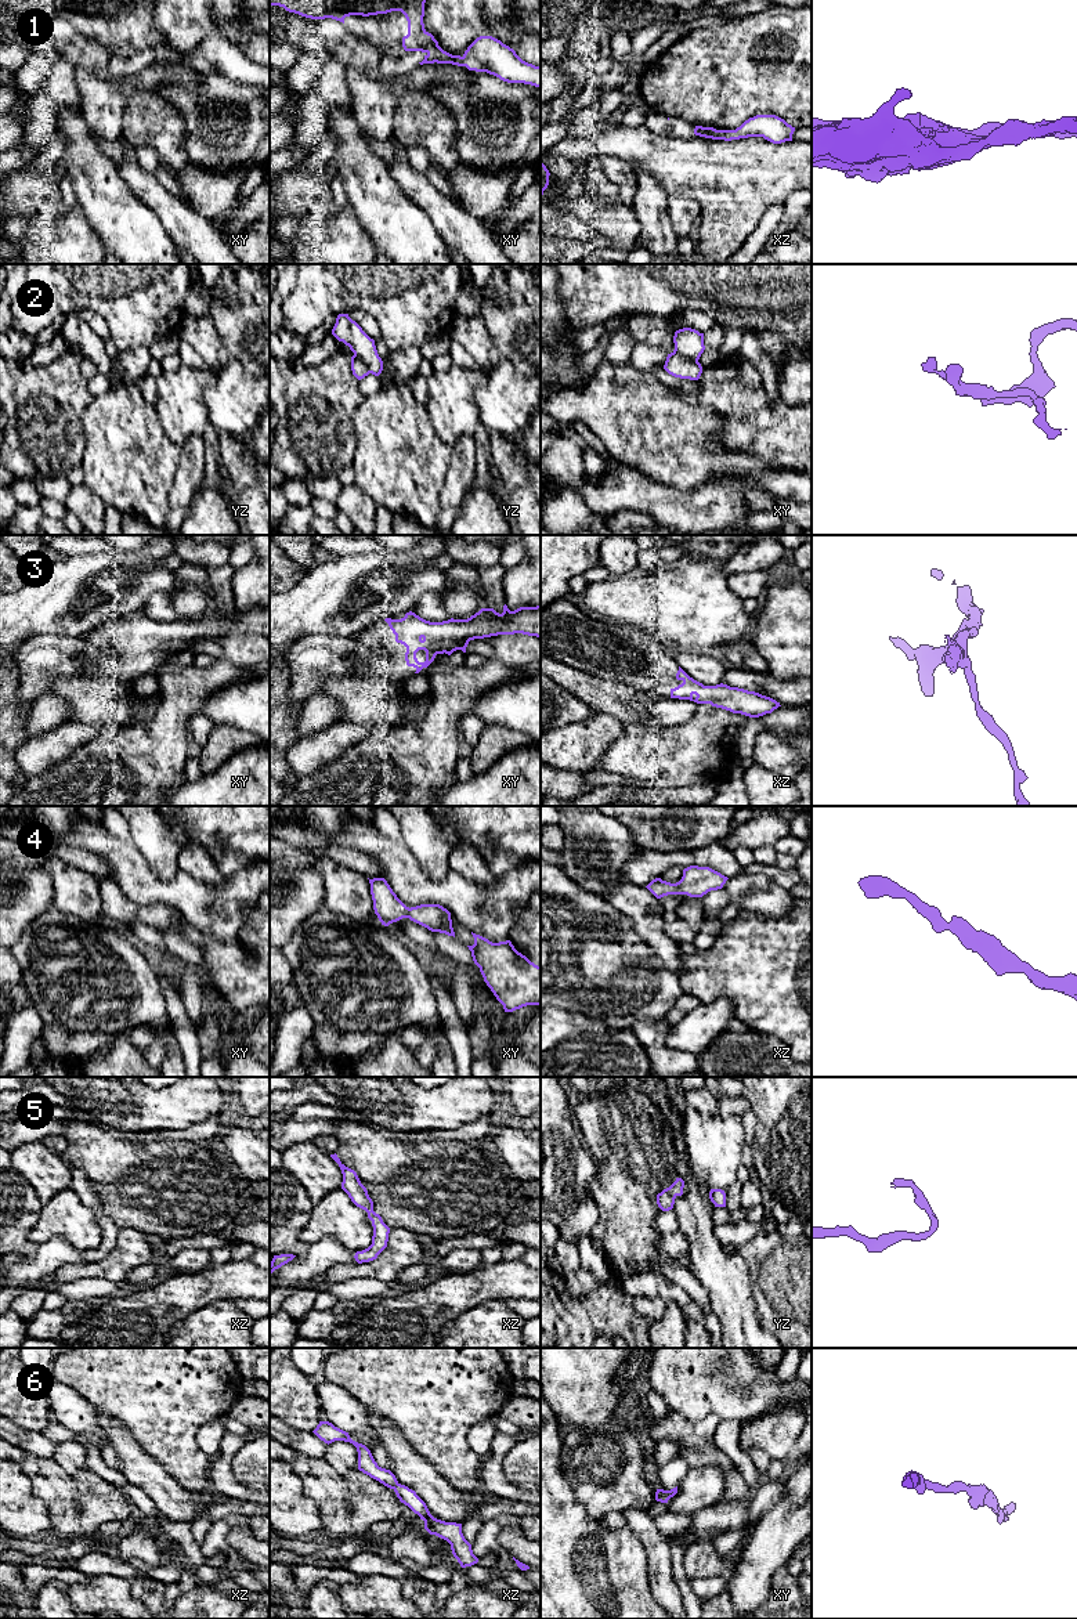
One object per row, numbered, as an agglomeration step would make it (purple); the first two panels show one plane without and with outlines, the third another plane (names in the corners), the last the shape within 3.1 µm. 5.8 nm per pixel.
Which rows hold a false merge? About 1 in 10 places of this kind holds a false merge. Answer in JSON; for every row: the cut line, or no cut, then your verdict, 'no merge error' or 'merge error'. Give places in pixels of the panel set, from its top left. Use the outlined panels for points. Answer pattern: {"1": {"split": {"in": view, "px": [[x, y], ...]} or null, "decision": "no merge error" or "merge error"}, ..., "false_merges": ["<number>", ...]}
{"1": {"split": null, "decision": "no merge error"}, "2": {"split": {"in": "xy", "px": [[673, 351], [697, 361]]}, "decision": "merge error"}, "3": {"split": null, "decision": "no merge error"}, "4": {"split": null, "decision": "no merge error"}, "5": {"split": null, "decision": "no merge error"}, "6": {"split": null, "decision": "no merge error"}, "false_merges": ["2"]}

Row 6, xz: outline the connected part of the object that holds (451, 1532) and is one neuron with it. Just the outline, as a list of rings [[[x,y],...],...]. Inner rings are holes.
[[[319,1421],[312,1432],[328,1445],[335,1441],[353,1443],[358,1452],[358,1470],[393,1489],[400,1501],[408,1506],[420,1517],[420,1519],[424,1521],[424,1529],[430,1535],[436,1535],[451,1544],[452,1554],[462,1568],[471,1566],[478,1562],[478,1558],[473,1554],[471,1544],[462,1533],[462,1524],[445,1522],[434,1518],[426,1503],[416,1495],[415,1490],[401,1485],[390,1470],[377,1466],[371,1450],[365,1445],[353,1441],[348,1432],[335,1427],[329,1421]]]

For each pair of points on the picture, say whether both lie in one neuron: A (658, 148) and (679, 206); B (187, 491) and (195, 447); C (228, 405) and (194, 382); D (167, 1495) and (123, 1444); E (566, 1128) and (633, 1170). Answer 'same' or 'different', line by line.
A: different
B: same
C: different
D: same
E: different

